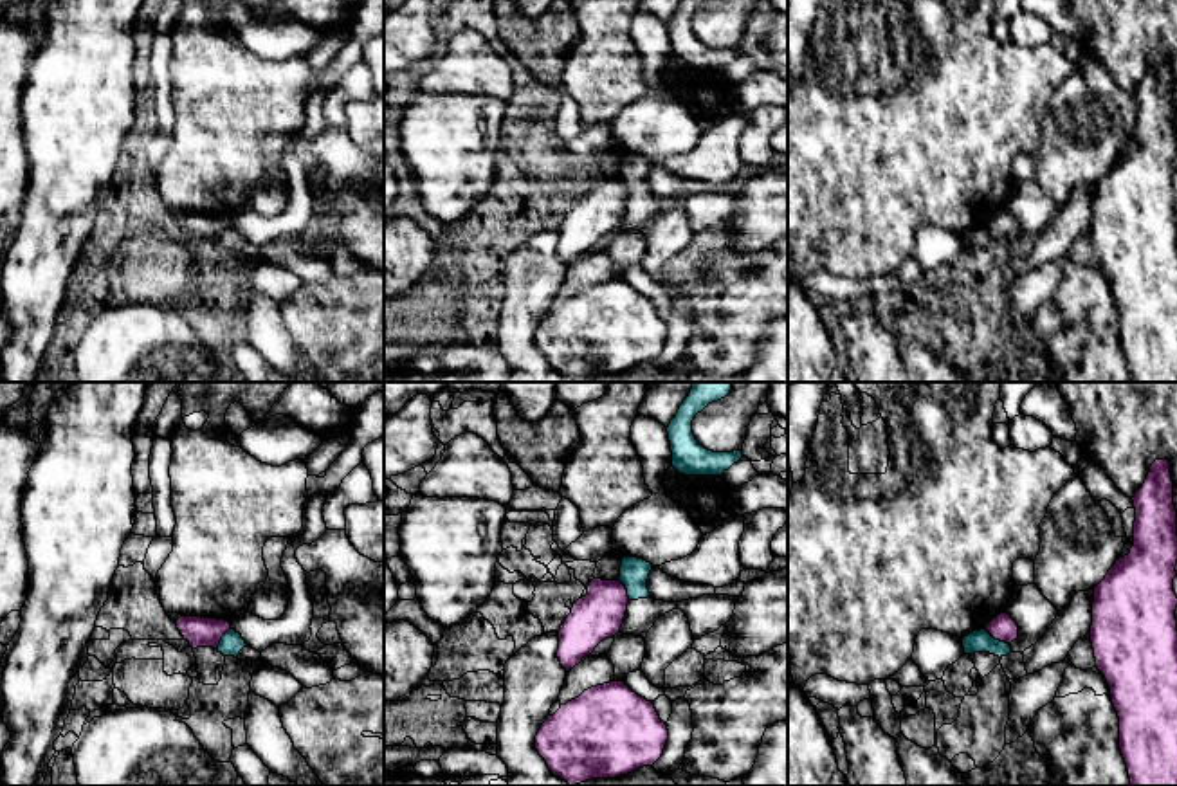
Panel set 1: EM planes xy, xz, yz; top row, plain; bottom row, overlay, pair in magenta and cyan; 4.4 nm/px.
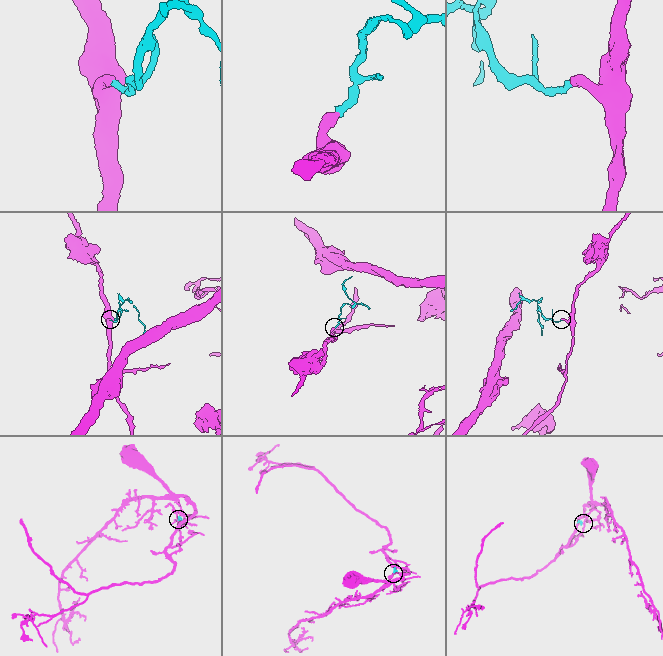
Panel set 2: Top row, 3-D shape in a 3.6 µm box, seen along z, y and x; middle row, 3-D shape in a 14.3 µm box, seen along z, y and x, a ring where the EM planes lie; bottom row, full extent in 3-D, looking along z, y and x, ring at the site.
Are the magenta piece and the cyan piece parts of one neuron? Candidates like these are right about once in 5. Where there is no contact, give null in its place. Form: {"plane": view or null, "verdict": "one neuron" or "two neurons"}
{"plane": "yz", "verdict": "two neurons"}

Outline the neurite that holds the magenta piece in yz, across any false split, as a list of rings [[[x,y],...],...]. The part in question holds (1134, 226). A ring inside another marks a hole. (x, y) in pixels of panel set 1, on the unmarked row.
[[[1155,56],[1132,94],[1134,142],[1094,184],[1090,238],[1119,314],[1130,382],[1177,382],[1177,106],[1168,56]]]

